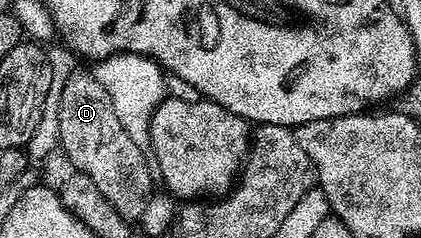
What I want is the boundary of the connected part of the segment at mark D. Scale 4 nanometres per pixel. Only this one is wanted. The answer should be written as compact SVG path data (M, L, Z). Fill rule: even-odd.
M73 70L69 76L63 80L63 85L59 89L59 106L57 107L57 117L59 118L59 148L63 153L69 155L69 160L73 163L72 167L76 171L87 174L95 186L99 186L99 194L123 214L123 218L130 222L140 221L150 207L149 195L153 192L153 180L155 184L155 172L145 161L146 149L127 134L123 122L115 114L113 99L103 90L103 86L93 77L92 71L78 72Z

